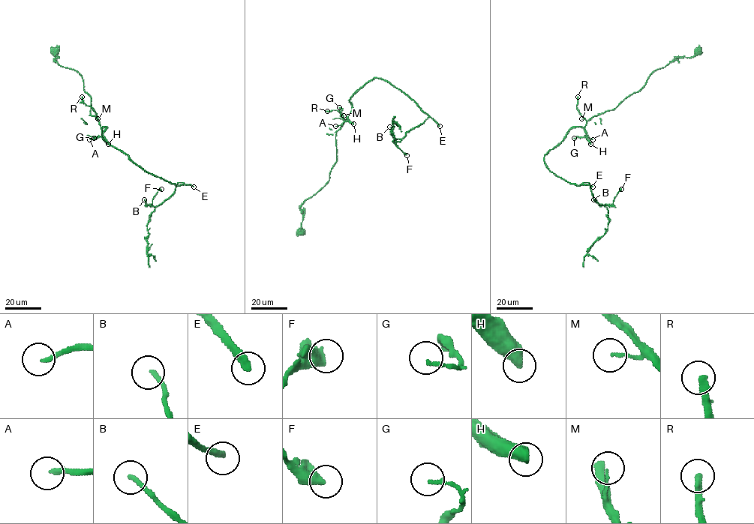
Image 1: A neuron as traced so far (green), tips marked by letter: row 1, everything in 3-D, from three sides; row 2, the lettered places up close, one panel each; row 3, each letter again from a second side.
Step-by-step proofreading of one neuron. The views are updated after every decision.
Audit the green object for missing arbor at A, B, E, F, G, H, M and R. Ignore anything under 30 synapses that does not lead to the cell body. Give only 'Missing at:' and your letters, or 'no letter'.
Missing at: A, E, H, R

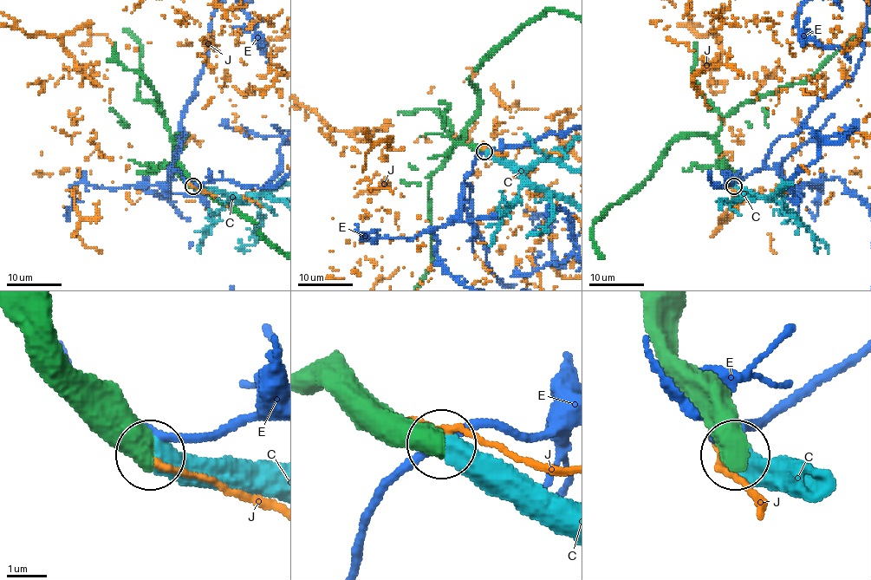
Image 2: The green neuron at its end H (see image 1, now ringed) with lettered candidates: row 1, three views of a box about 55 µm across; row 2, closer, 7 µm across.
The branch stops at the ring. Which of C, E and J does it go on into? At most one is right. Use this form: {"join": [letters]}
{"join": ["C"]}

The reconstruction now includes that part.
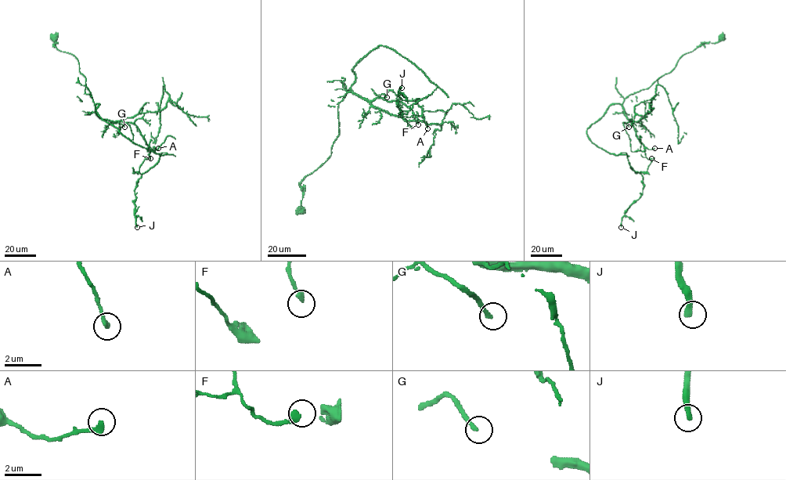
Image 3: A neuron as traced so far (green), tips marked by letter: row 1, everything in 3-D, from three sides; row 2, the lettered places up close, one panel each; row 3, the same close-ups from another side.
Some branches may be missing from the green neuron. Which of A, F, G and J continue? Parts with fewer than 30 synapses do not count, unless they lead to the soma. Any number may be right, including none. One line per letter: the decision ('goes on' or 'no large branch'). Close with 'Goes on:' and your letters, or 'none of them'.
A: no large branch
F: no large branch
G: no large branch
J: goes on
Goes on: J

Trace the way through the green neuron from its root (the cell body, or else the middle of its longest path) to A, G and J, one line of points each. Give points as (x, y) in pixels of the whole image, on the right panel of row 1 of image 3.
A: (721, 37), (684, 54), (672, 70), (625, 99), (623, 113), (632, 120), (638, 139), (644, 149), (654, 148)
G: (721, 37), (684, 54), (670, 71), (627, 96), (622, 106), (632, 120), (626, 124), (629, 127)
J: (721, 37), (587, 128), (643, 177), (621, 227)

